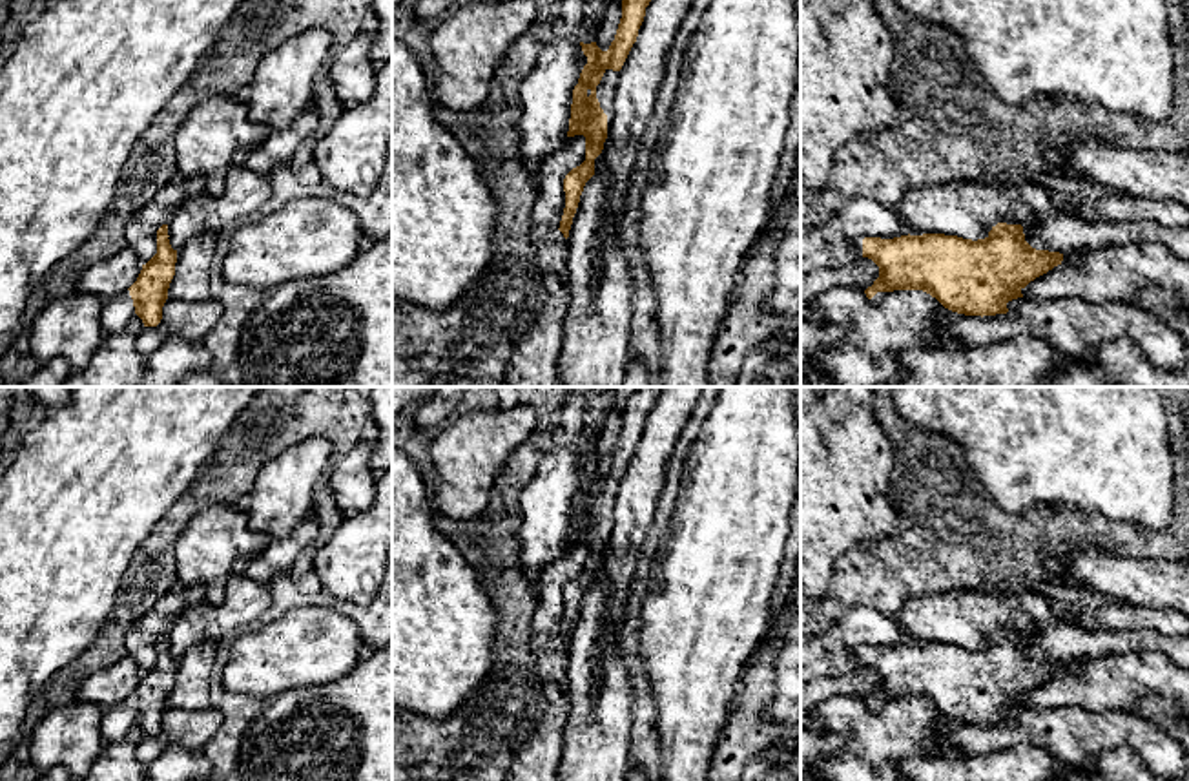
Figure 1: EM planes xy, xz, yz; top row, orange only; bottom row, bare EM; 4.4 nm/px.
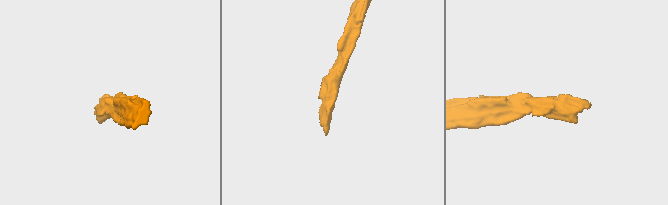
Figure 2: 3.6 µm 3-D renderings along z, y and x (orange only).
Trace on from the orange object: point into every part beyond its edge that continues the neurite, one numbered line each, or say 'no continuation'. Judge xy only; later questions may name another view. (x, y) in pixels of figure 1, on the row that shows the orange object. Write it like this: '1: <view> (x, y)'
1: xy (117, 311)

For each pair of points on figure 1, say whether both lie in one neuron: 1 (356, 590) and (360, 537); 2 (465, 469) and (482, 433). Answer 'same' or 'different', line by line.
1: same
2: same

